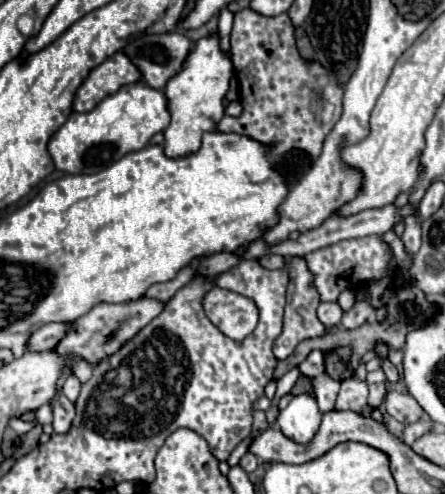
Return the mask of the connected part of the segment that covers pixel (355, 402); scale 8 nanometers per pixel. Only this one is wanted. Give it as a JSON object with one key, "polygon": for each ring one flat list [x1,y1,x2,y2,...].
{"polygon":[[360,362,356,368,354,378,344,380,338,392,338,400,336,400,336,410,352,410,358,412,366,406,366,398,368,398,368,386,366,386,366,368]]}

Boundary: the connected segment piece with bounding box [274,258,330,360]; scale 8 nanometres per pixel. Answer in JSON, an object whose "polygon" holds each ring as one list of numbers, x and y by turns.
{"polygon":[[292,258,288,262,288,272,290,272,290,286,288,286,288,294,286,294,286,312,284,312,284,330,282,334,276,338,274,342,274,356,278,360,286,360,294,348,306,340,306,338,316,338,316,336,324,336,328,334,328,326,324,326,318,318,316,318,316,308,320,304,318,298,318,290,314,290,314,276,308,272,306,262,302,258]]}

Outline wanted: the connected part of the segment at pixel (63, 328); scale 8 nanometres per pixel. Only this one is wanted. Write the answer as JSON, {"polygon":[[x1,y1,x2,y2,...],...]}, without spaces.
{"polygon":[[52,322,52,324,44,324,42,328,38,328,32,336,30,336,30,352,40,352,40,350,52,350,70,330,70,322]]}

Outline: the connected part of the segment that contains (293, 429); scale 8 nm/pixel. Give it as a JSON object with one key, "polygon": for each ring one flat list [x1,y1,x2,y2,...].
{"polygon":[[302,392,296,394,284,410,280,410,278,426,290,440,306,444,318,432,320,420,322,412,318,410,316,398,310,396,308,392]]}

